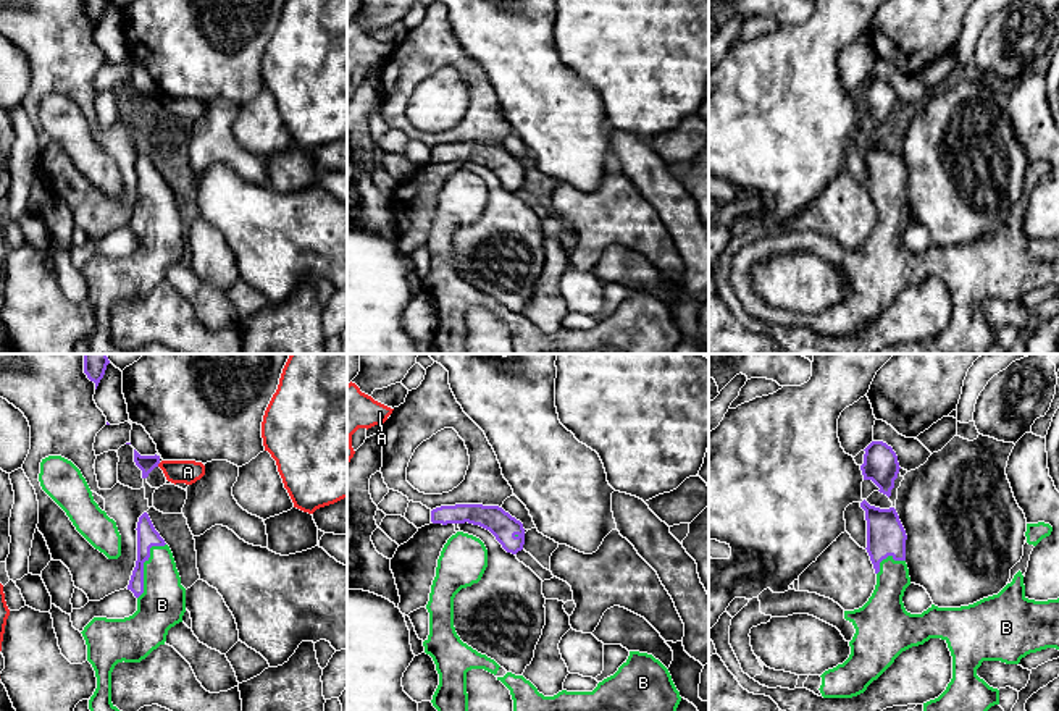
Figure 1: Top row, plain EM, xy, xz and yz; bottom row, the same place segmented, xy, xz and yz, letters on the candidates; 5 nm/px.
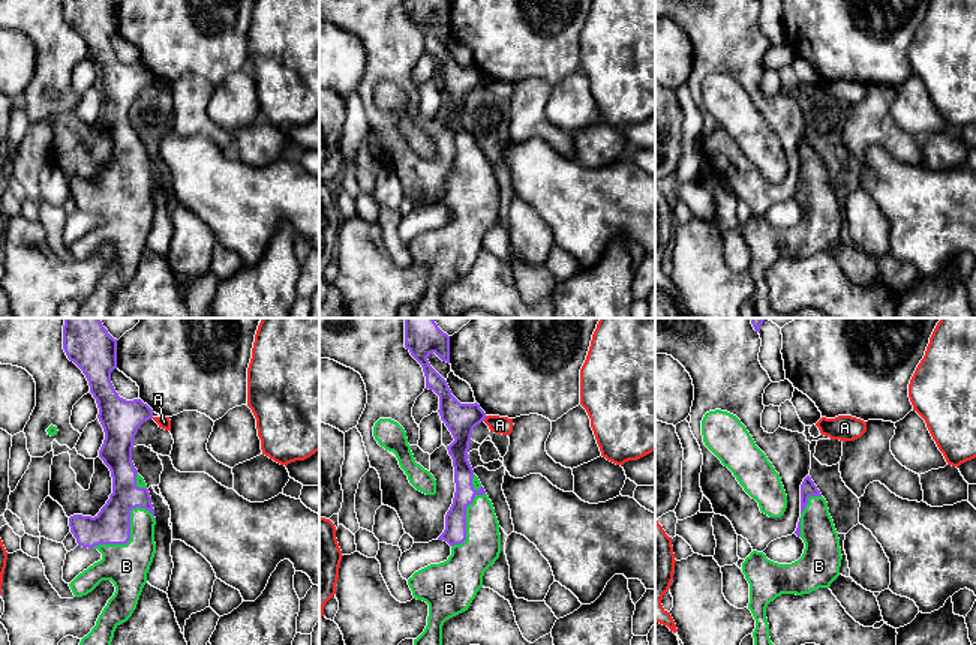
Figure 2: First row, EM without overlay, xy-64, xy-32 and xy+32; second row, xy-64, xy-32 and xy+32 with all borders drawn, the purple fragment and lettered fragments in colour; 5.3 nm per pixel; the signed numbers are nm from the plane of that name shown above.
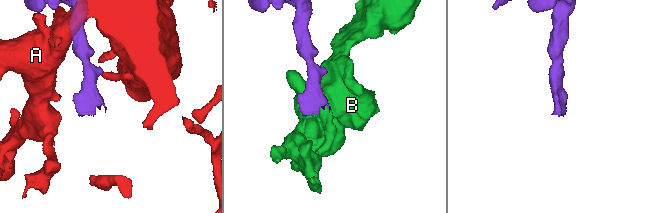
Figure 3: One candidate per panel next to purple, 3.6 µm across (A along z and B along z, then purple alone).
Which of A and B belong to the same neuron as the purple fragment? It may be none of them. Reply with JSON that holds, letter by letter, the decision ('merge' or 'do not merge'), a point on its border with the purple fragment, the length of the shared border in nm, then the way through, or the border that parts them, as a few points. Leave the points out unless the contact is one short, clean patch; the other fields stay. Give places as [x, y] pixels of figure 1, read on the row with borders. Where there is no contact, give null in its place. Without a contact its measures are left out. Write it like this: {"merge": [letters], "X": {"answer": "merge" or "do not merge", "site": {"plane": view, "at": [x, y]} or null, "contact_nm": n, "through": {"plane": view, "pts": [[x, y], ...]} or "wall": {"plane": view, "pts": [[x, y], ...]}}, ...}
{"merge": ["B"], "A": {"answer": "do not merge", "site": {"plane": "xy", "at": [159, 462]}, "contact_nm": 30}, "B": {"answer": "merge", "site": {"plane": "xy", "at": [142, 566]}, "contact_nm": 320}}

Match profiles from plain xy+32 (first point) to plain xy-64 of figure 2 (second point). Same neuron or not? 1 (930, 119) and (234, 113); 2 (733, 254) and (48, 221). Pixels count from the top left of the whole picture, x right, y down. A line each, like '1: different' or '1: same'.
1: same
2: same

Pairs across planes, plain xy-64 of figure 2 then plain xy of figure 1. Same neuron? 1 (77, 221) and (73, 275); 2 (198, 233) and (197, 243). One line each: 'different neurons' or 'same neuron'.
1: different neurons
2: same neuron

